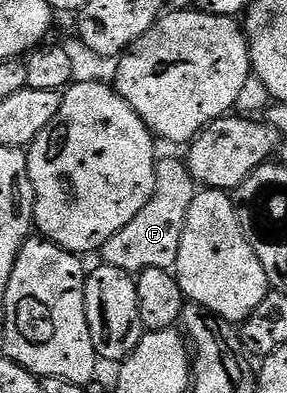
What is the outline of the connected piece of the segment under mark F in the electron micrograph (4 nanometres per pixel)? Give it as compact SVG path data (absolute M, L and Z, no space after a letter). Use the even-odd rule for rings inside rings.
M167 157L163 161L162 158L155 166L155 186L149 203L145 203L145 207L141 207L141 211L137 211L137 215L133 215L133 219L103 245L102 264L124 269L132 275L138 275L144 269L174 270L185 219L196 192L197 182L187 169L186 160Z

